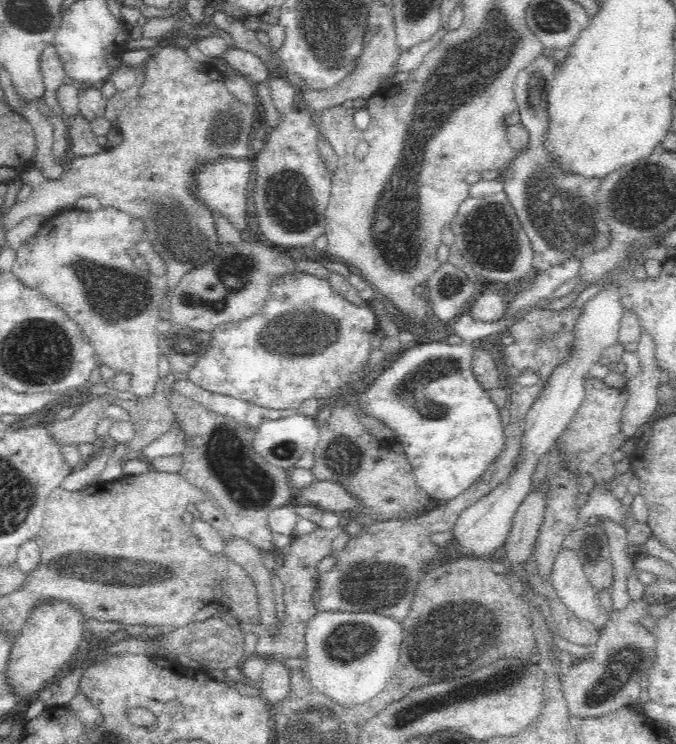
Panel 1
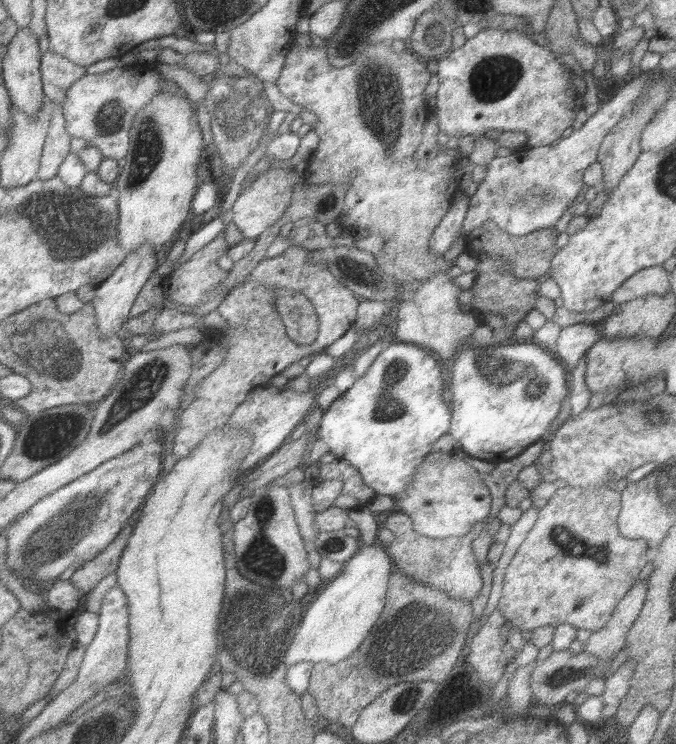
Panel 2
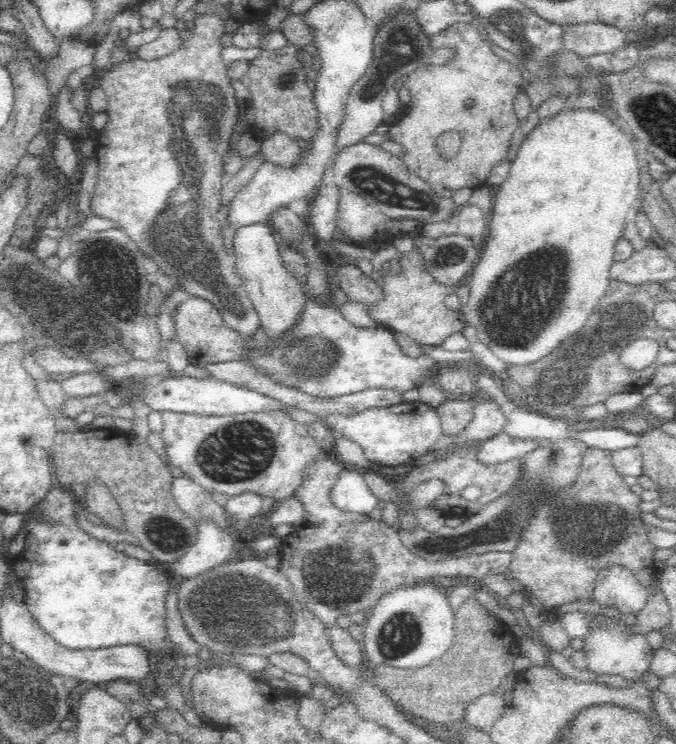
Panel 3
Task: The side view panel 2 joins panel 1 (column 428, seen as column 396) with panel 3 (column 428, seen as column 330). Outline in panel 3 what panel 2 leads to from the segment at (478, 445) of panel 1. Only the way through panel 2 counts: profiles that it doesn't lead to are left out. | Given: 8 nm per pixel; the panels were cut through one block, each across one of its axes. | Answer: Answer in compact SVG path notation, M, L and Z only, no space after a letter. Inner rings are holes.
M396 404L392 408L376 408L376 410L366 410L362 414L356 414L352 418L326 418L324 424L328 430L342 430L344 436L352 438L358 442L370 464L376 466L392 466L398 468L400 464L414 462L418 456L424 456L430 452L434 442L440 438L440 428L438 428L438 418L434 414L434 408L420 404Z

